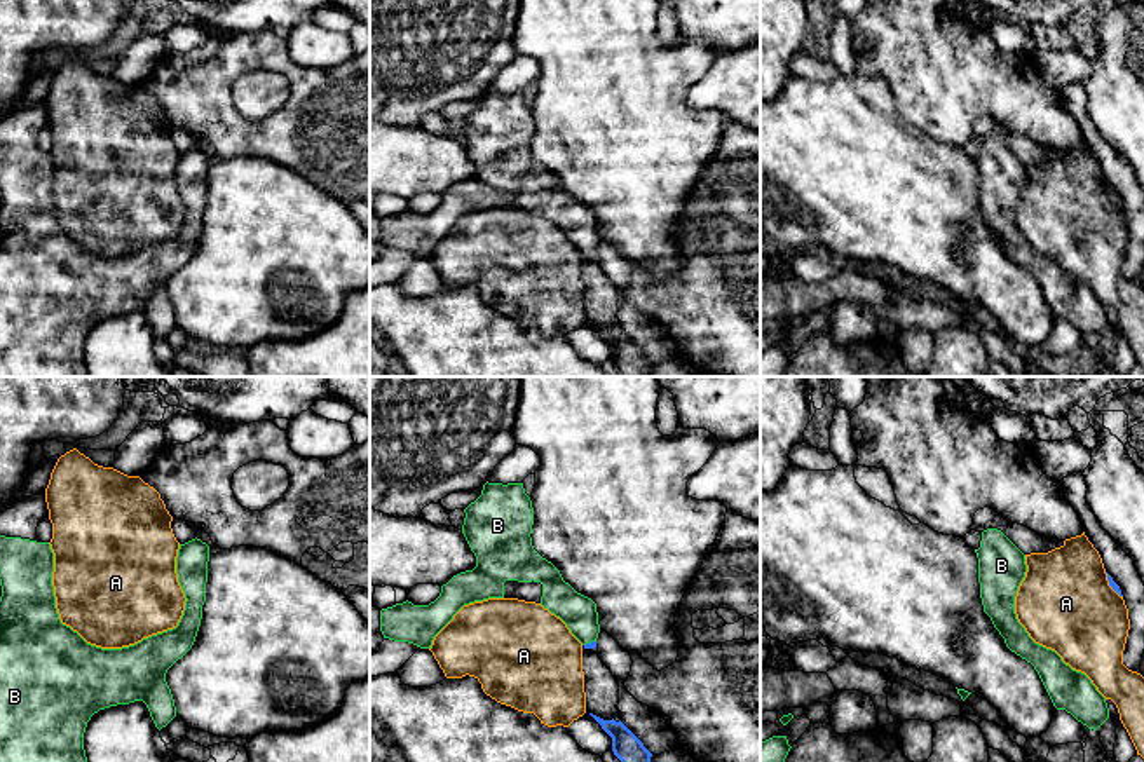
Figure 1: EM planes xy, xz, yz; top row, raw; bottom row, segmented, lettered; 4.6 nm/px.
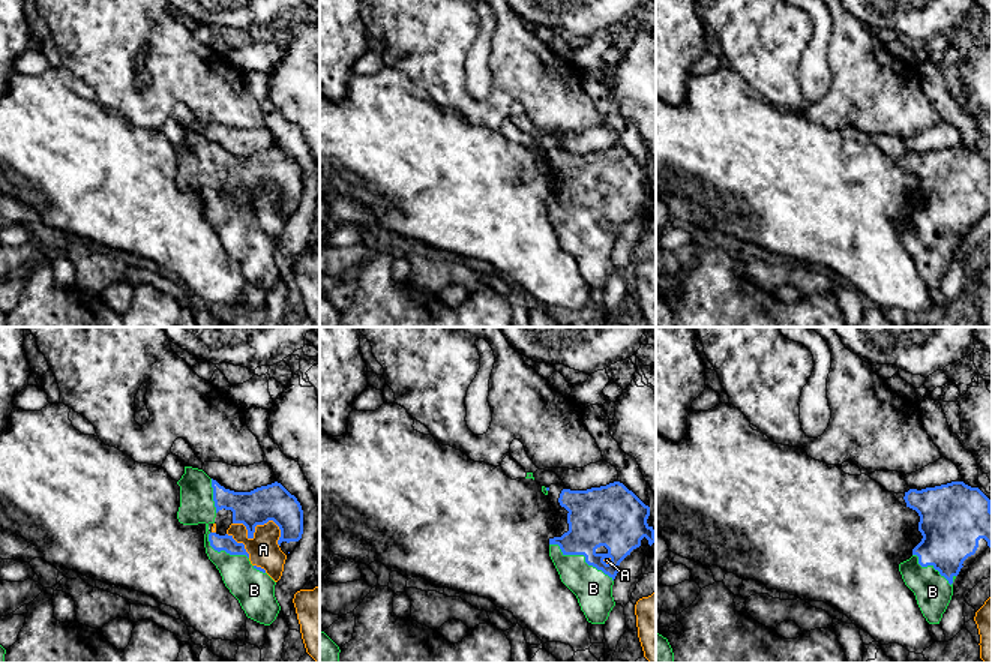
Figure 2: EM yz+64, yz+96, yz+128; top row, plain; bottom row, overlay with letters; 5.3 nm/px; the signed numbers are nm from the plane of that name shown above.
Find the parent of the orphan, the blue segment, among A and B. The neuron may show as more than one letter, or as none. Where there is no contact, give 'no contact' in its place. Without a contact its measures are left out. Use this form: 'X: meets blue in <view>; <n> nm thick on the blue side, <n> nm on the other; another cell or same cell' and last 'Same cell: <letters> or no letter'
A: meets blue in yz; 40 nm thick on the blue side, 440 nm on the other; another cell
B: meets blue in xz; 30 nm thick on the blue side, 160 nm on the other; same cell
Same cell: B

